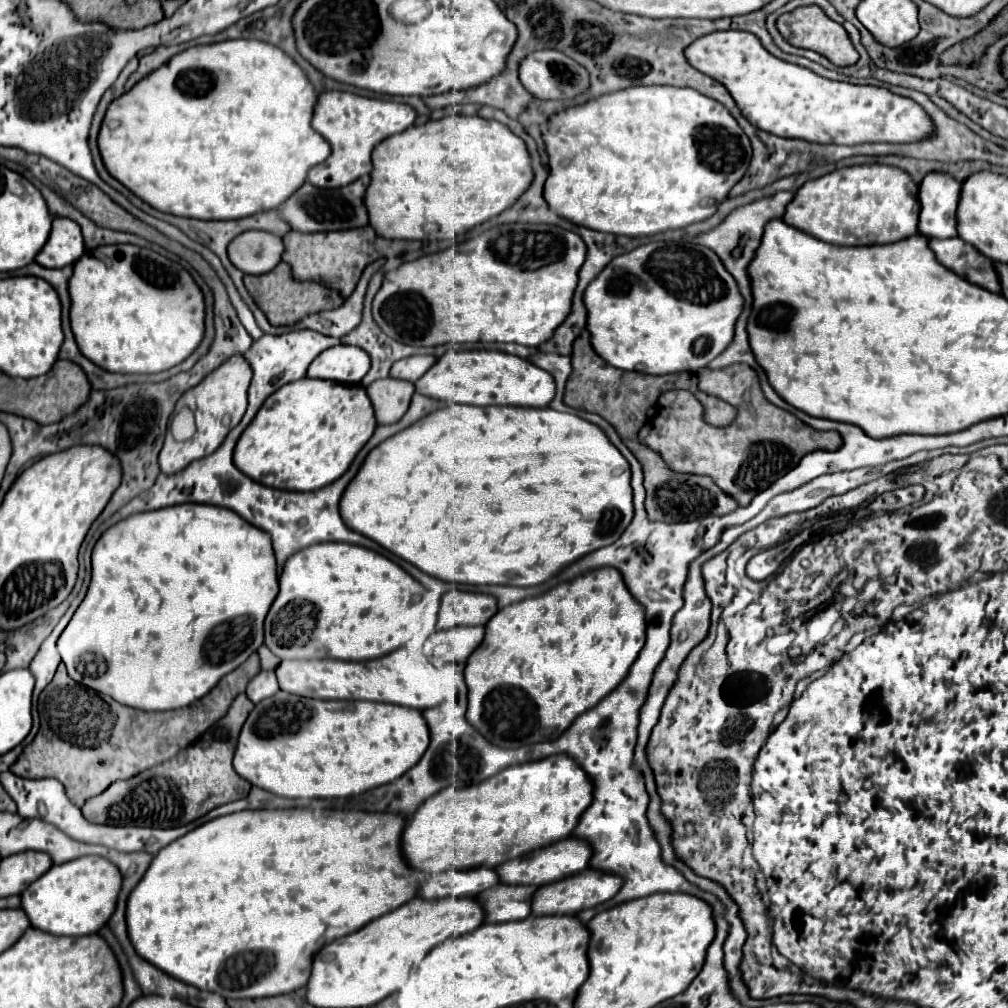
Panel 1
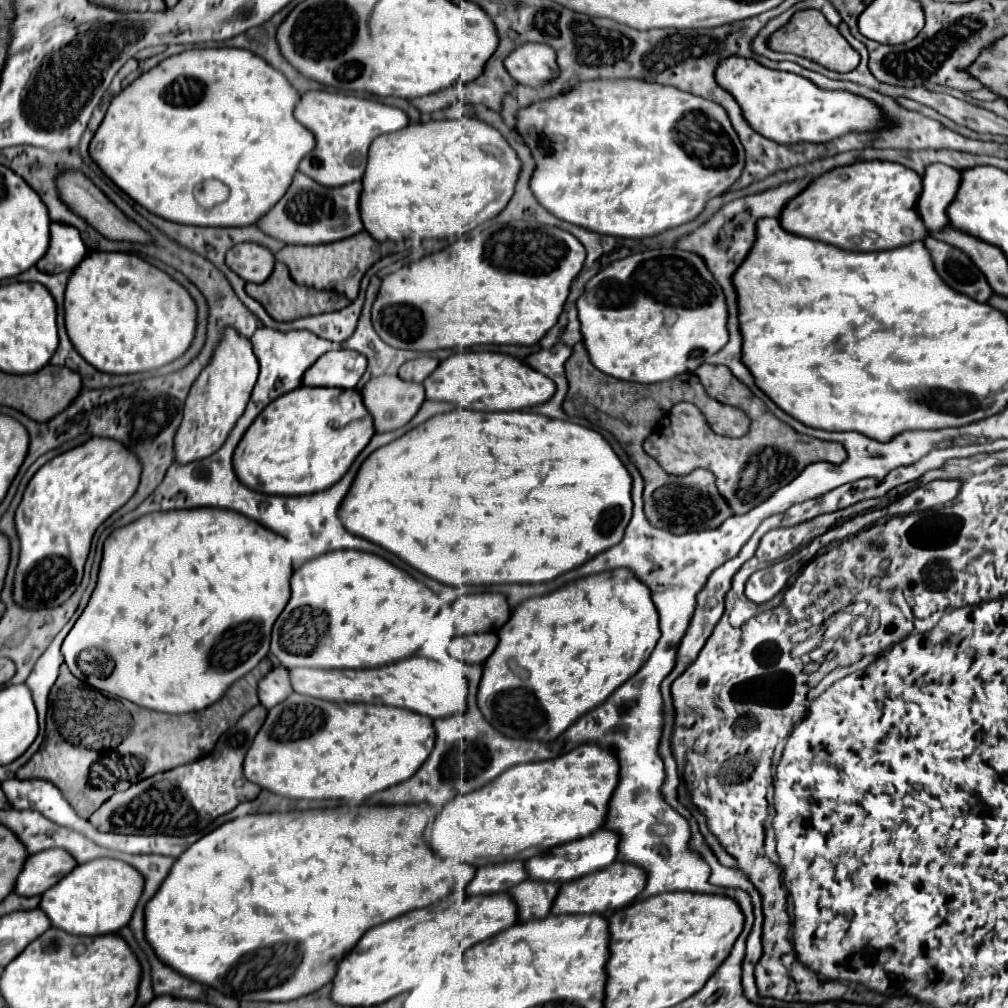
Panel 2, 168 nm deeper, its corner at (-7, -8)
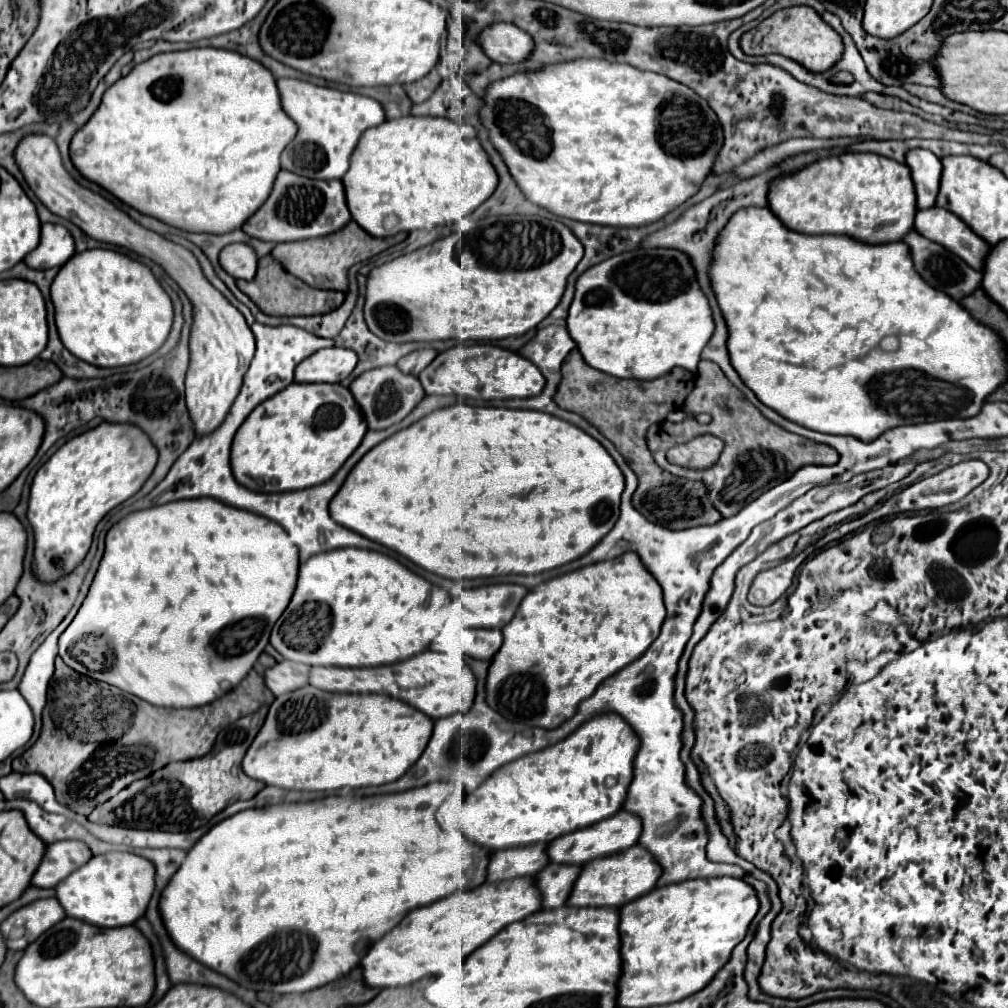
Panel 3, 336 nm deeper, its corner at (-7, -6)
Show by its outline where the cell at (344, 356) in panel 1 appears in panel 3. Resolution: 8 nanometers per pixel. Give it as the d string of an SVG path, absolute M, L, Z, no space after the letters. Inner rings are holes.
M325 348L297 366L295 382L343 382L357 366L357 354L347 348Z

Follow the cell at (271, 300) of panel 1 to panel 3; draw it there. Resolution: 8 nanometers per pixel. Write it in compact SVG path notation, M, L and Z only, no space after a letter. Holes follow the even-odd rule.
M263 256L259 260L259 270L257 278L247 282L247 280L237 280L237 286L241 292L249 294L253 302L261 308L261 312L271 314L271 316L313 316L313 314L325 314L335 308L339 308L345 300L343 292L337 290L317 290L307 286L303 280L291 276L289 272L283 270L283 266L273 258L273 256Z

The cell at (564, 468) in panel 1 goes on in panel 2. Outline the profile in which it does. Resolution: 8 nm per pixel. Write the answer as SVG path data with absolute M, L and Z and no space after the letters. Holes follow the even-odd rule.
M457 408L453 412L433 416L433 420L427 420L425 424L409 430L405 436L373 452L361 464L349 488L349 496L341 502L337 516L341 524L355 536L371 540L381 548L397 554L409 566L413 566L415 570L423 572L425 576L441 584L487 586L487 584L539 584L585 564L599 552L605 552L607 548L621 542L625 526L631 520L631 506L633 506L631 476L599 432L565 420L551 420L533 412L475 412L475 410Z

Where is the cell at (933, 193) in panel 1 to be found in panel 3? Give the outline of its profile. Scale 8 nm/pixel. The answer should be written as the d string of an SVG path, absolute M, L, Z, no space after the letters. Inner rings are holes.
M909 150L907 152L907 166L911 168L915 190L917 190L917 206L921 210L933 208L939 186L941 186L941 160L929 150Z

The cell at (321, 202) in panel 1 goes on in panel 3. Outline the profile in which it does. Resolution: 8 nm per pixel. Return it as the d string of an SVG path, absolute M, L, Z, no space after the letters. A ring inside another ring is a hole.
M281 170L271 196L267 202L243 224L243 230L259 240L269 242L295 242L307 238L319 238L333 234L351 222L351 212L347 208L345 186L341 180L311 180L297 176L289 170Z

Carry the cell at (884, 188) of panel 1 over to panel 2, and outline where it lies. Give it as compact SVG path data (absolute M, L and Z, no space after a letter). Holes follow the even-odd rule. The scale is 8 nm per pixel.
M883 160L855 162L815 178L803 192L785 204L779 222L791 234L821 240L843 250L893 250L929 236L917 212L921 188L921 176L903 164Z

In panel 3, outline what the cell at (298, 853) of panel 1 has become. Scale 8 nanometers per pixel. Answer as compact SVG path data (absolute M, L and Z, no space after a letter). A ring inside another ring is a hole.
M433 782L421 788L413 788L399 794L383 794L383 796L327 796L323 800L313 802L295 802L295 804L275 804L265 808L251 808L231 816L217 826L213 826L185 856L185 862L169 880L167 888L159 898L159 912L165 924L169 938L179 946L181 952L189 954L193 960L201 962L203 966L227 976L229 980L237 982L239 986L255 992L275 992L275 994L295 994L295 992L309 992L313 988L325 986L343 974L347 974L353 966L359 964L359 958L369 950L377 936L389 932L389 928L397 926L407 912L413 908L421 908L435 900L441 900L457 890L477 888L477 884L485 882L489 852L467 838L461 832L449 834L443 832L435 820L437 808L453 794L455 786L447 782Z

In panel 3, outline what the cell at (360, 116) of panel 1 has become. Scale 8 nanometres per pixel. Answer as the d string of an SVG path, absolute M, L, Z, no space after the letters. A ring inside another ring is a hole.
M281 78L277 86L283 110L299 126L297 140L293 140L285 148L285 154L281 154L281 168L307 178L315 180L343 178L349 170L351 154L361 134L387 120L383 106L377 100L361 94L315 86L311 82L293 78Z

